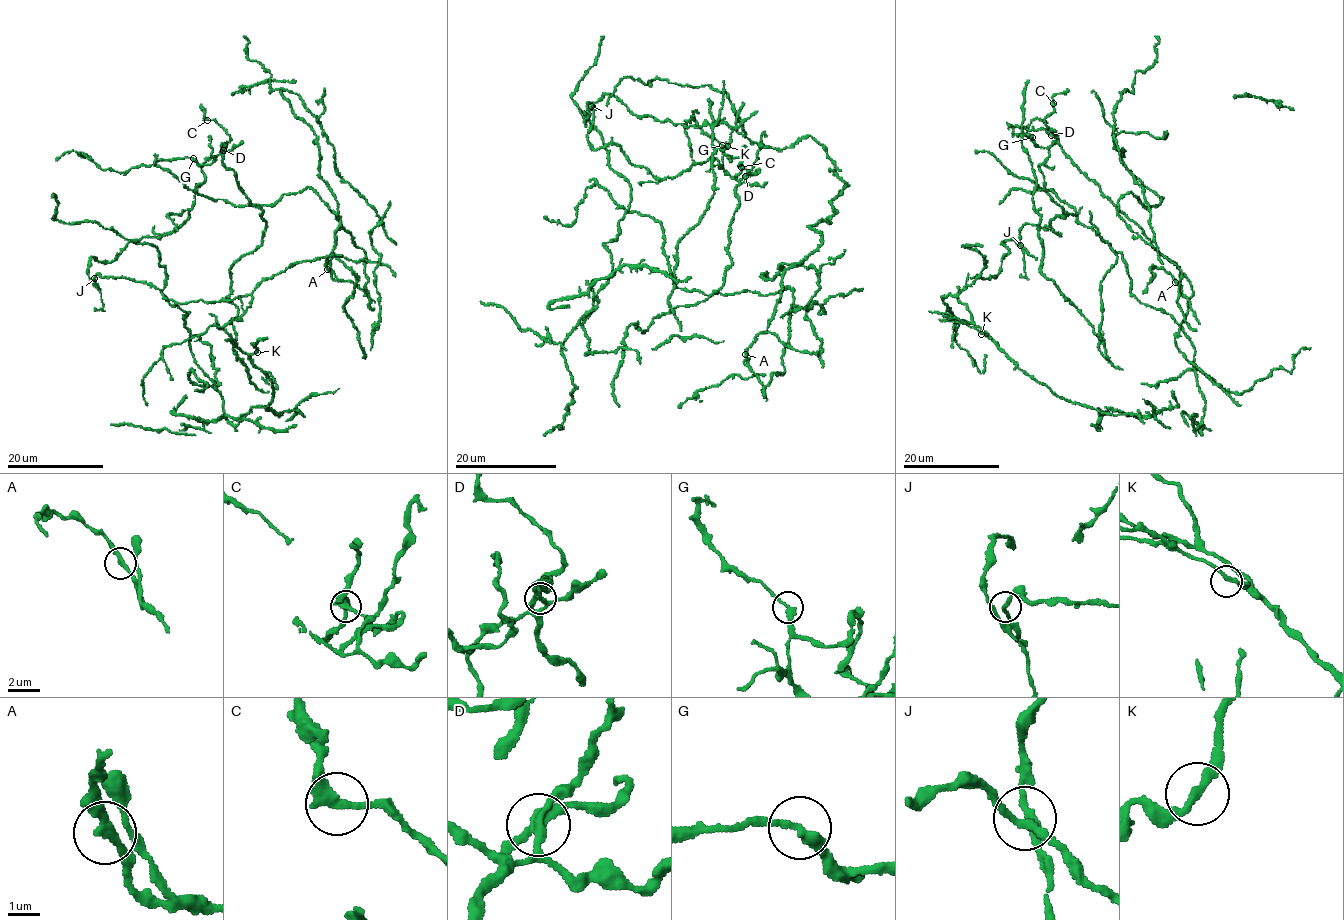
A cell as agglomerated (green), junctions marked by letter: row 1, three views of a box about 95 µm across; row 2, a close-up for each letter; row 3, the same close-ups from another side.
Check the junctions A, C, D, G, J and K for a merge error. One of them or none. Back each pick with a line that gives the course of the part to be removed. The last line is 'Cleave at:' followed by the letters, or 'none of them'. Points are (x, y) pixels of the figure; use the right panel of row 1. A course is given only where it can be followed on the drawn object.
Cleave at: none of them

